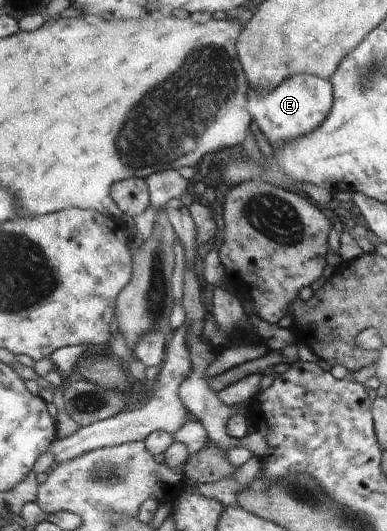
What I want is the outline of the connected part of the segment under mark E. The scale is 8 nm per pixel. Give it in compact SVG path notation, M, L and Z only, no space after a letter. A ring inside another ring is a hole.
M298 74L286 78L274 89L252 89L248 84L246 109L265 140L277 148L314 131L332 109L333 96L330 81L315 75Z

